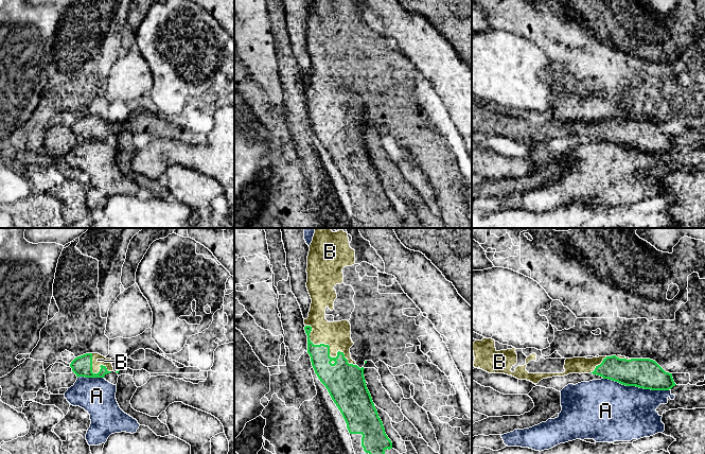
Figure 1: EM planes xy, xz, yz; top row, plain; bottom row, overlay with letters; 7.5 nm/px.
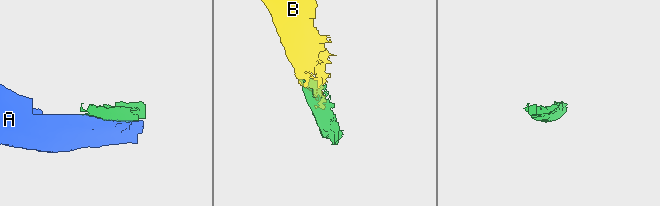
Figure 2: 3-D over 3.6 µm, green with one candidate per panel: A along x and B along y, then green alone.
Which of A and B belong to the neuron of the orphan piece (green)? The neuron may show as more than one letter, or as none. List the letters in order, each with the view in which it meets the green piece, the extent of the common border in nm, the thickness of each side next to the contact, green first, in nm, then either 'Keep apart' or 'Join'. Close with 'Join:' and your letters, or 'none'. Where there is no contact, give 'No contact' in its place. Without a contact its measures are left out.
A: Touches green in yz. Shared border 500 nm. Thickness 220 nm (green) against 440 nm. Keep apart
B: Touches green in xz. Shared border 500 nm. Thickness 260 nm (green) against 200 nm. Join
Join: B

